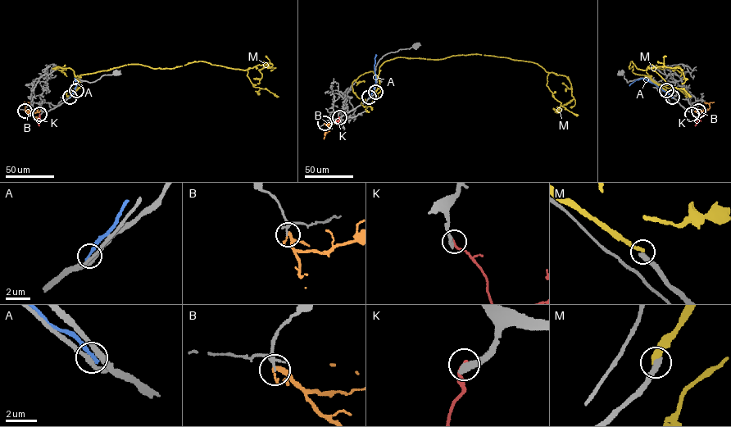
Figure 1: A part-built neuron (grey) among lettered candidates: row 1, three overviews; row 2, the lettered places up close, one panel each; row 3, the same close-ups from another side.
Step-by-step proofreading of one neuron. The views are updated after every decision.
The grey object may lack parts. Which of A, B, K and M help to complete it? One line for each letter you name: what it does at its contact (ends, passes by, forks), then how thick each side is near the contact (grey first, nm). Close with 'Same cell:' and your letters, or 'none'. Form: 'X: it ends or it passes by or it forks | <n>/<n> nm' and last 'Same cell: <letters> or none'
Same cell: none

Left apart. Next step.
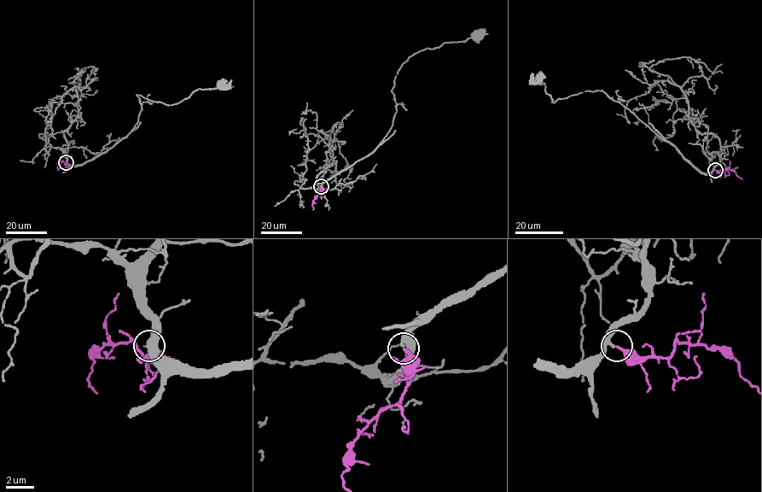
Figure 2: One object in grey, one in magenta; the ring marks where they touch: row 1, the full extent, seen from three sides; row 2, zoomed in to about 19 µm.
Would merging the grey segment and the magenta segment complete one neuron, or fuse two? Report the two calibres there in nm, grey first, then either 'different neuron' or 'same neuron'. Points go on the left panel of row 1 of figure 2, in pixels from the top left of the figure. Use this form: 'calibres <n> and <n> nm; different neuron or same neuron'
calibres 280 and 200 nm; same neuron

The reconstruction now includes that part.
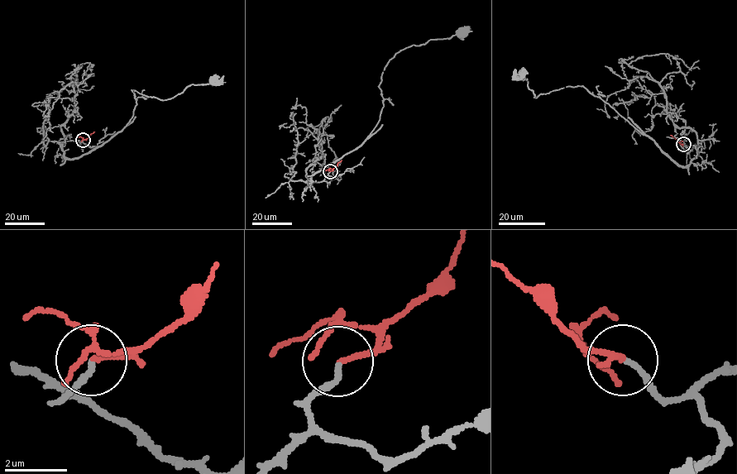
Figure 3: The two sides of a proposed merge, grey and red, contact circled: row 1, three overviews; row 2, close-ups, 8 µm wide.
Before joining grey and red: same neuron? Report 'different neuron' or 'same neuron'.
same neuron

